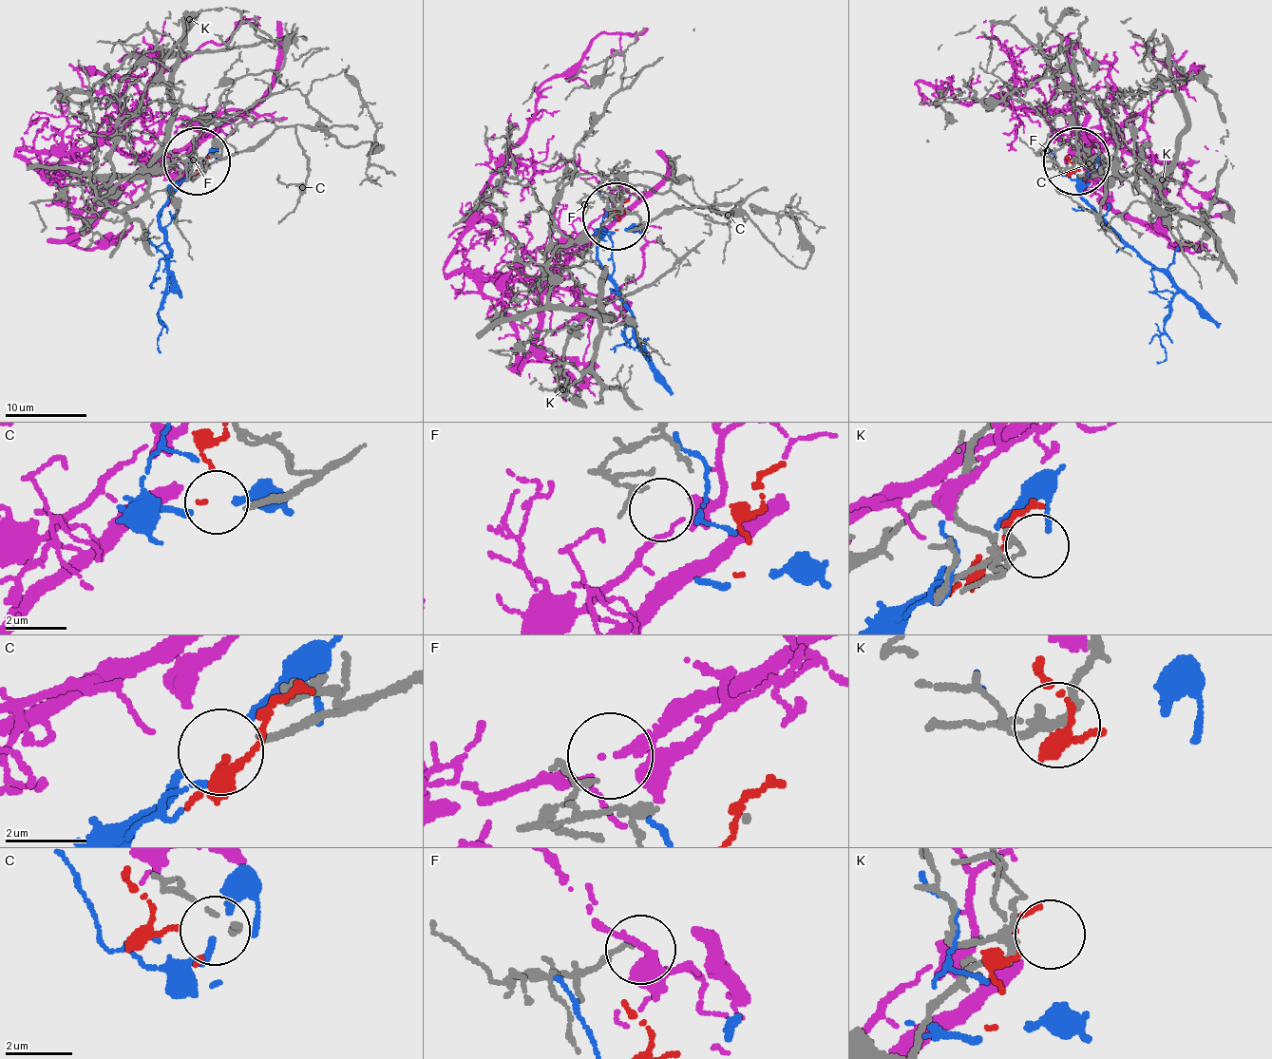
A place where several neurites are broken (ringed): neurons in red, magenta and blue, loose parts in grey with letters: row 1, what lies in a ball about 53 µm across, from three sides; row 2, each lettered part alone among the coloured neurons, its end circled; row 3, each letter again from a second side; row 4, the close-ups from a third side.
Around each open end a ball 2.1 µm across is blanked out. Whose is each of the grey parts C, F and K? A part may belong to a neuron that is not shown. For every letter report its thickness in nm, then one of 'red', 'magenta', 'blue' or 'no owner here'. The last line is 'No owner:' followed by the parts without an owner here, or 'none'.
C: 160 nm | no owner here
F: 120 nm | magenta
K: 200 nm | no owner here
No owner: C, K

